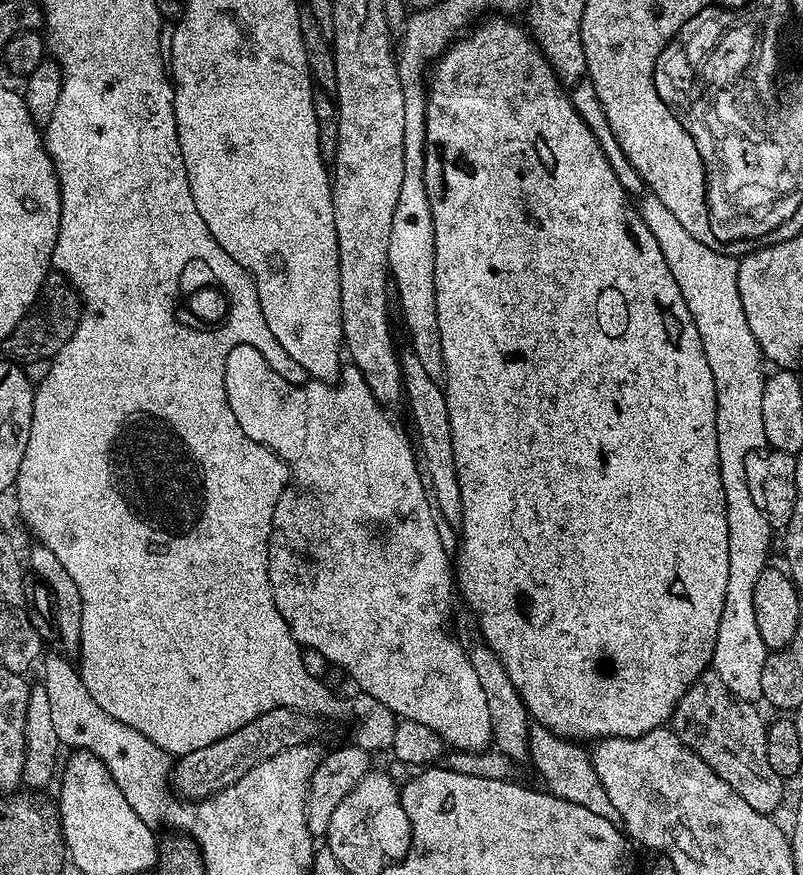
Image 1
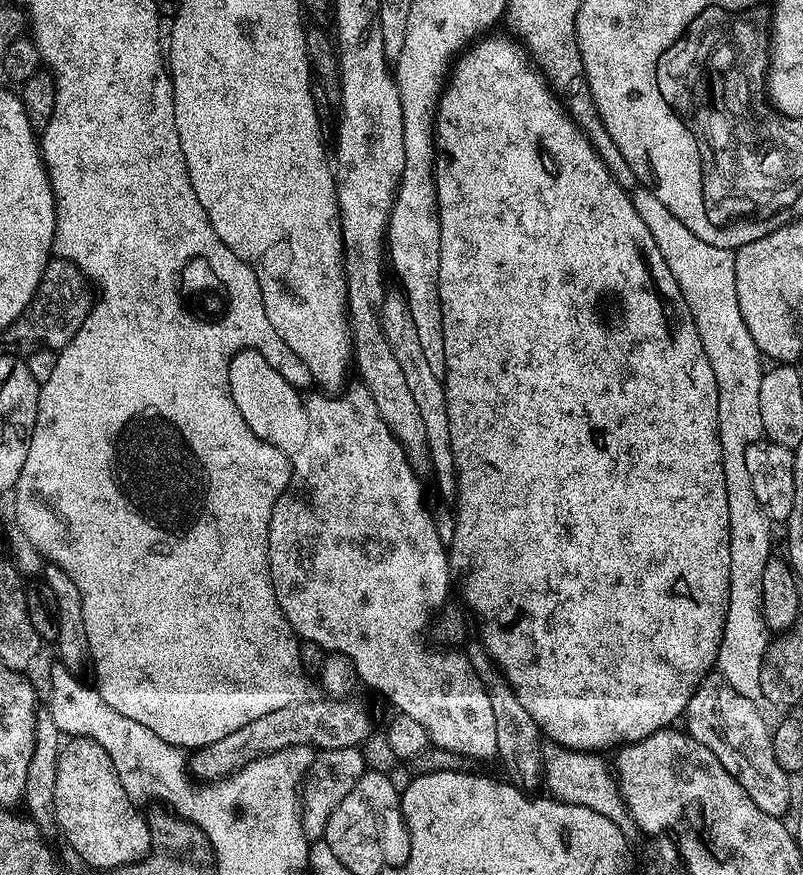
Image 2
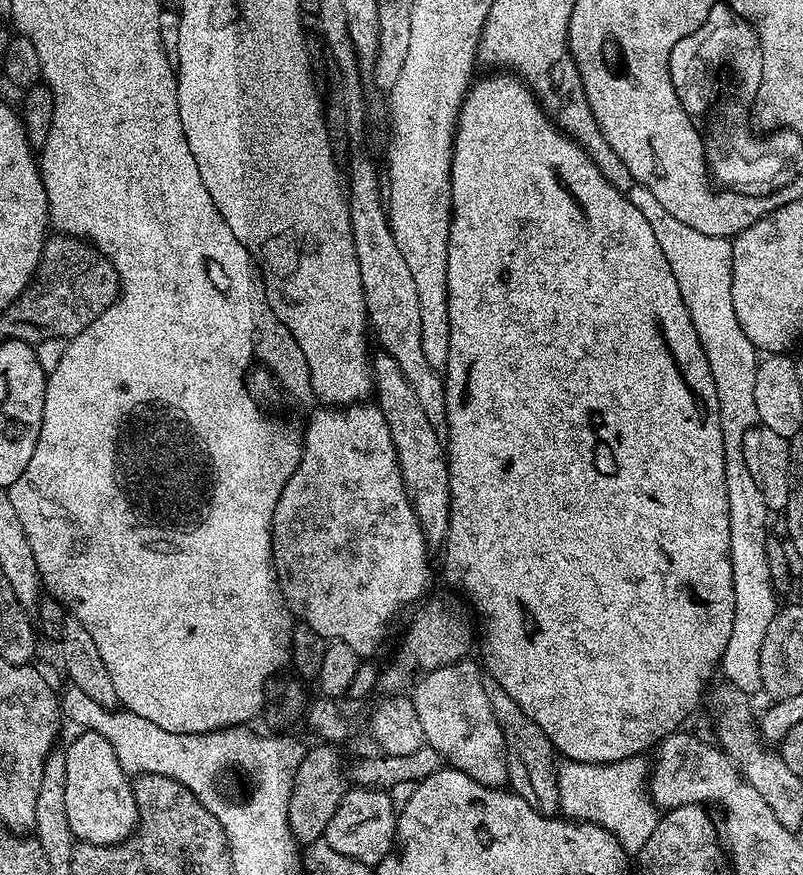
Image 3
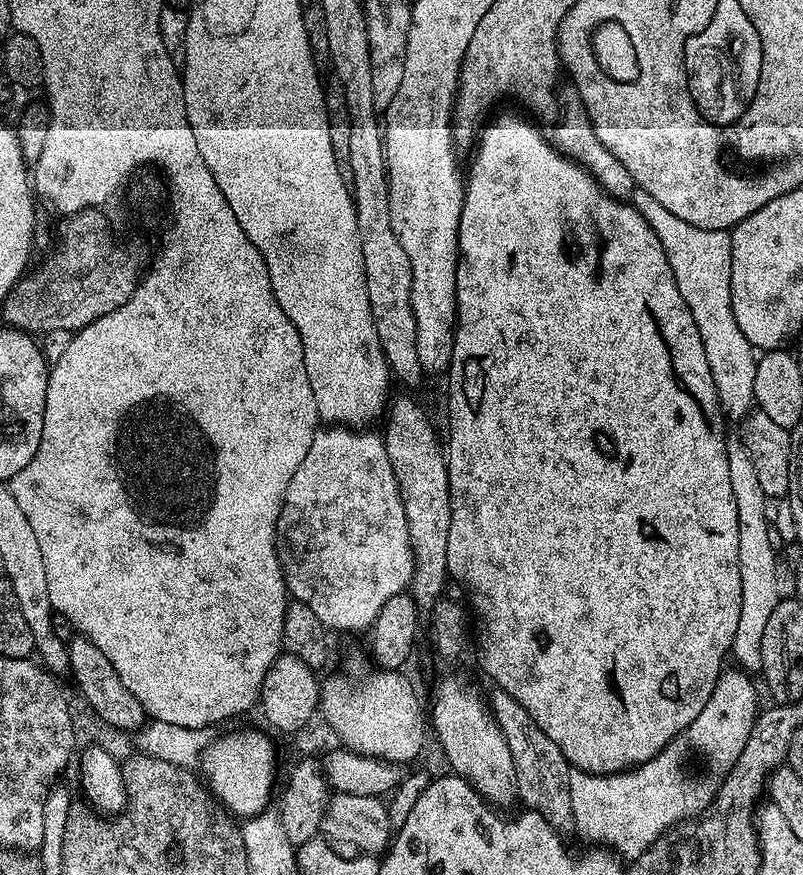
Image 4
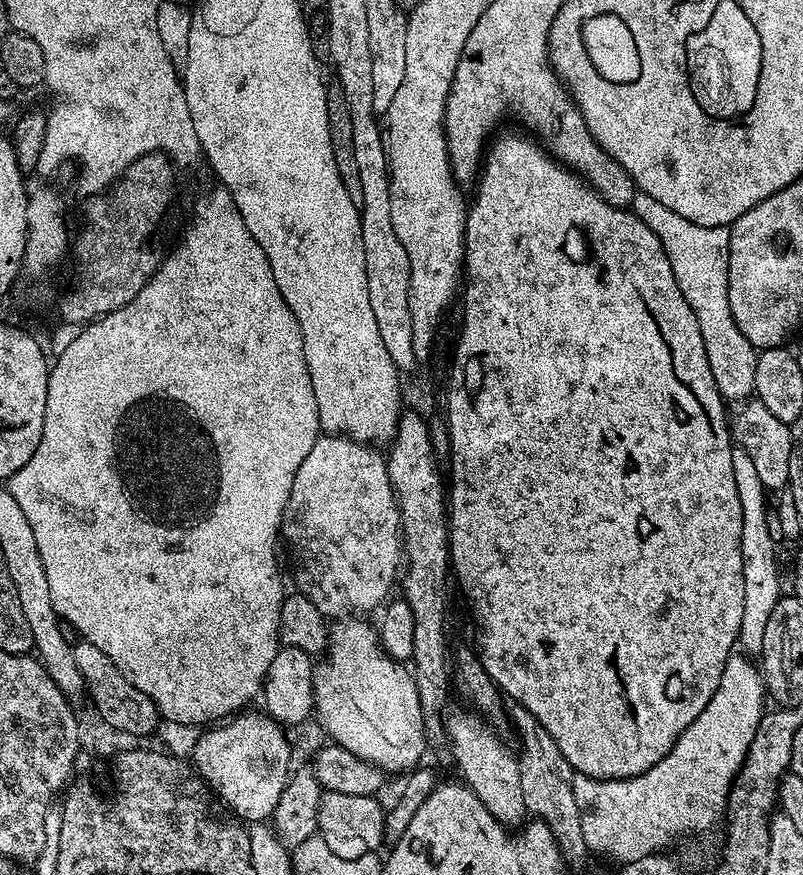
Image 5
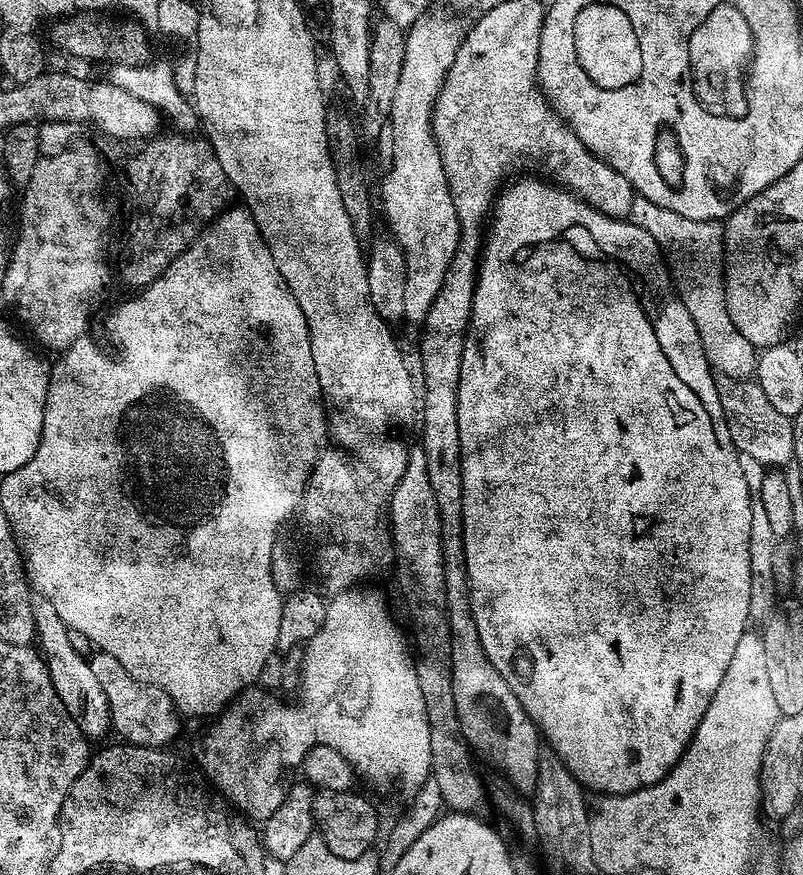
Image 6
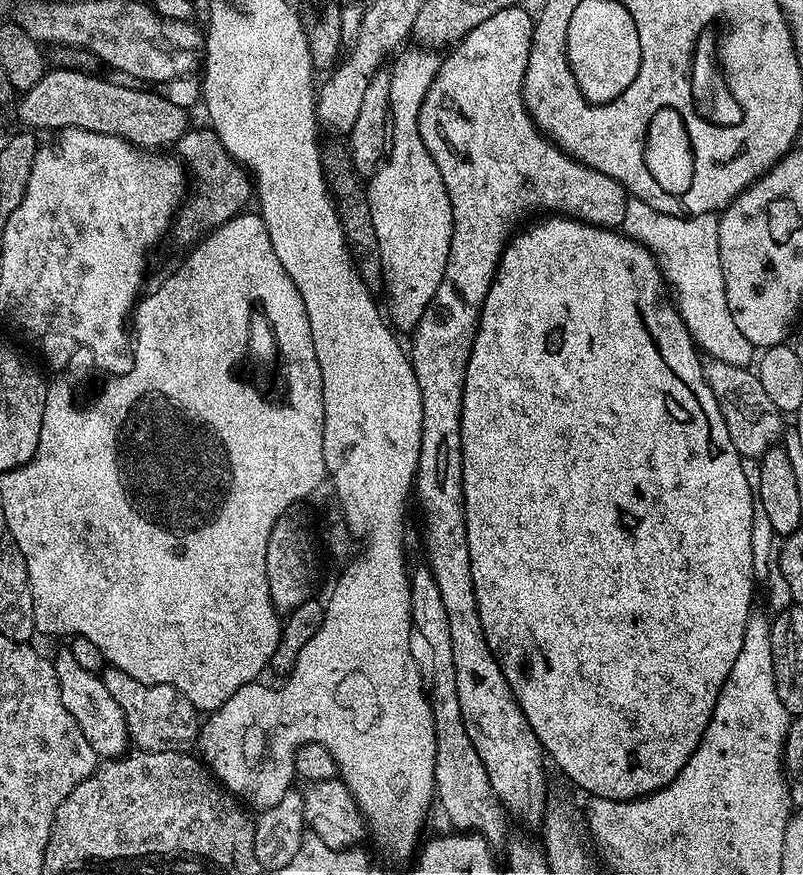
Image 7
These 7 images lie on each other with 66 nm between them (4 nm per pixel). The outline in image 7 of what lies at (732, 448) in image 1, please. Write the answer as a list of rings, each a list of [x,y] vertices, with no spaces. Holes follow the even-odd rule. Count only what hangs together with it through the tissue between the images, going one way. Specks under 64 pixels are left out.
[[[632,198],[626,206],[622,231],[648,249],[656,259],[667,287],[674,293],[676,309],[684,319],[697,349],[705,357],[735,364],[738,360],[736,352],[749,351],[750,345],[746,334],[738,330],[726,302],[726,286],[718,250],[719,225],[719,219],[710,212],[700,216],[671,216]]]

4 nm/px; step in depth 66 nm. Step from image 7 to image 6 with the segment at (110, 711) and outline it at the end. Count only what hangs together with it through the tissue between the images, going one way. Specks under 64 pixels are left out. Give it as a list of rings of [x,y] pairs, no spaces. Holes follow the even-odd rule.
[[[36,594],[31,599],[36,623],[35,643],[40,655],[44,657],[50,682],[54,682],[54,690],[58,690],[58,698],[62,698],[62,706],[66,706],[70,718],[74,718],[74,722],[84,731],[89,741],[96,742],[99,736],[109,735],[112,727],[110,702],[106,702],[106,694],[102,691],[102,685],[94,679],[86,657],[78,654],[74,646],[70,646],[70,629],[66,622],[62,622],[62,618],[58,618],[58,610],[54,610],[54,606],[50,606],[44,596]]]

